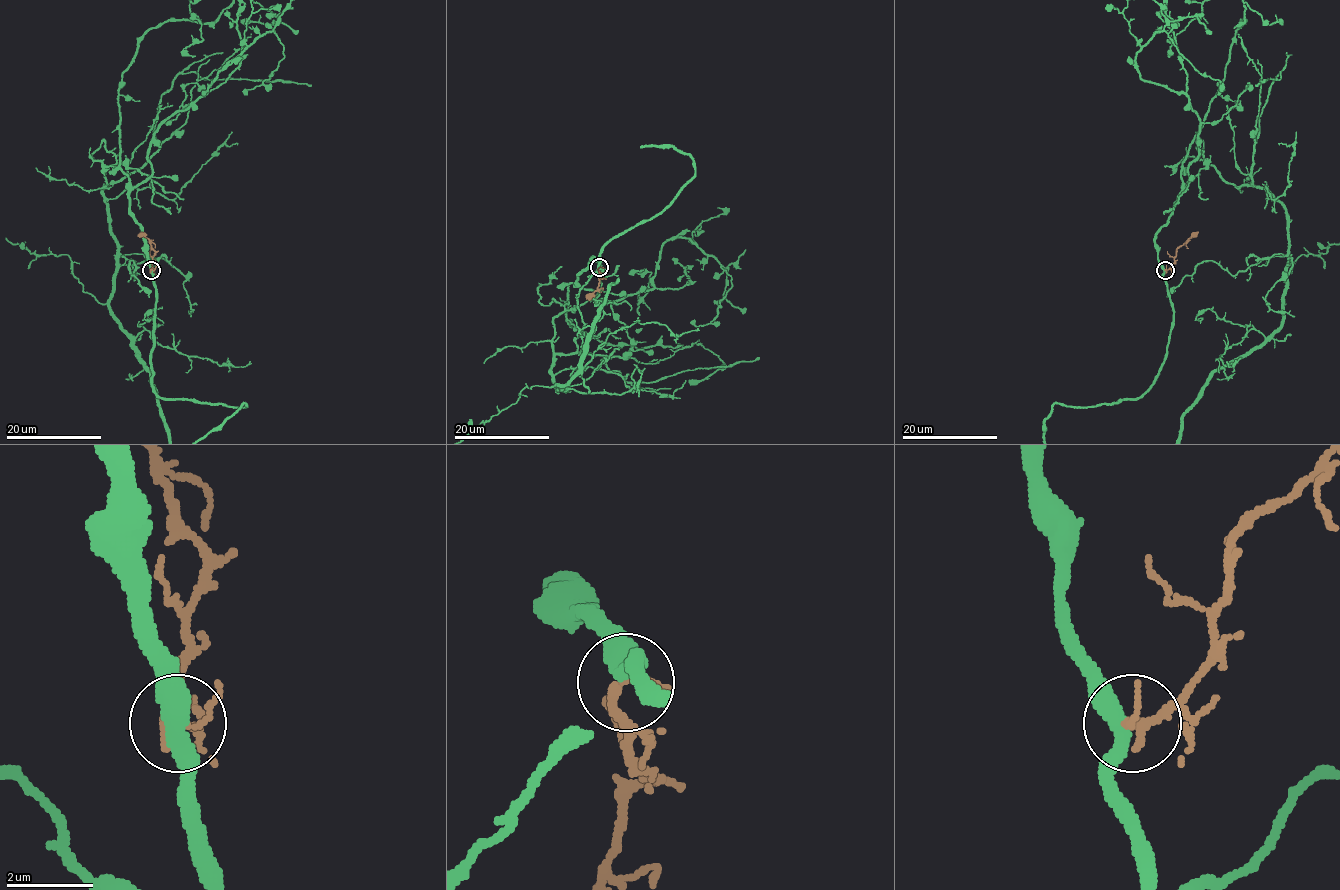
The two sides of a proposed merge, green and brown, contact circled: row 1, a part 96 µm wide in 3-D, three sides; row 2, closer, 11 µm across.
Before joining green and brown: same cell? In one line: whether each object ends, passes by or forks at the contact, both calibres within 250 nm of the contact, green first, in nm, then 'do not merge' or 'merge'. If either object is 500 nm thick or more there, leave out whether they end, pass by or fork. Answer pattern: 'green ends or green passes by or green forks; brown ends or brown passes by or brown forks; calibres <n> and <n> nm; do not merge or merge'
green passes by; brown passes by; calibres 420 and 200 nm; do not merge

